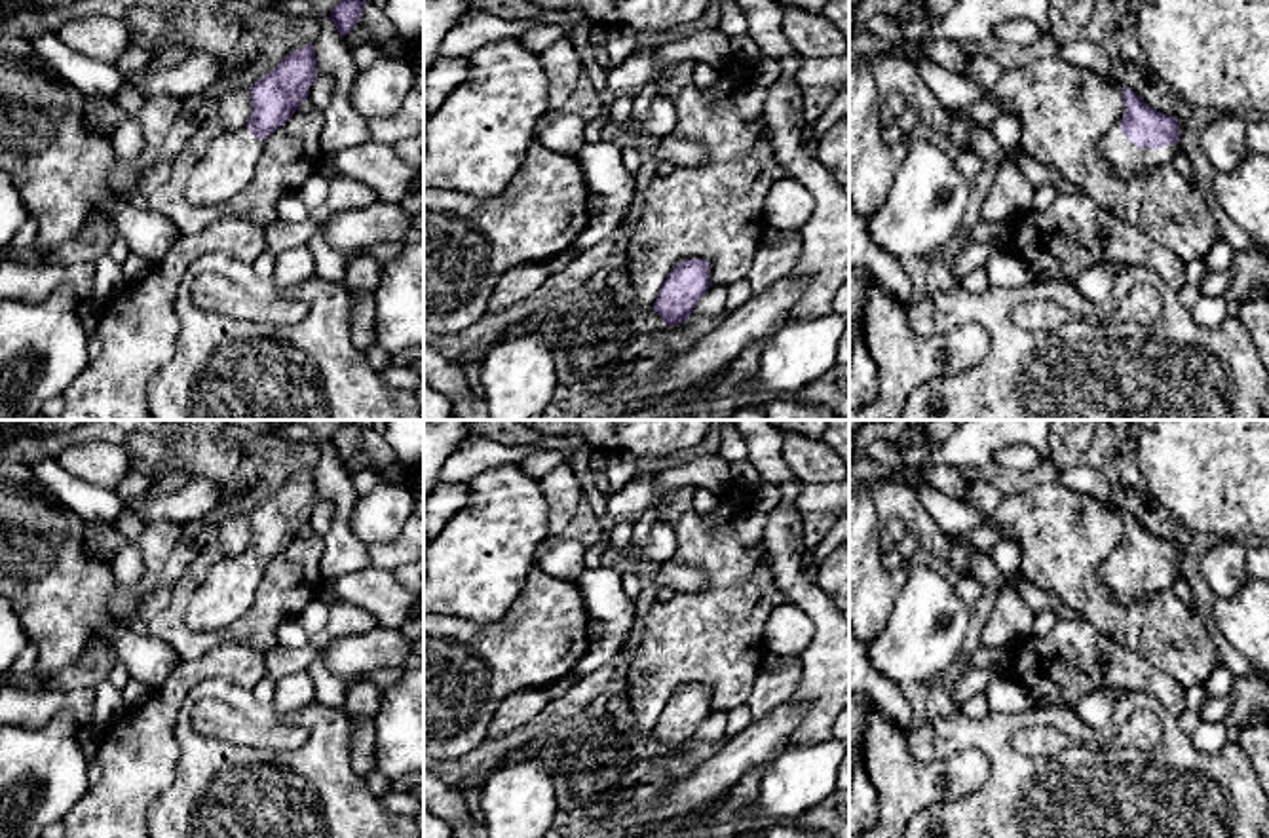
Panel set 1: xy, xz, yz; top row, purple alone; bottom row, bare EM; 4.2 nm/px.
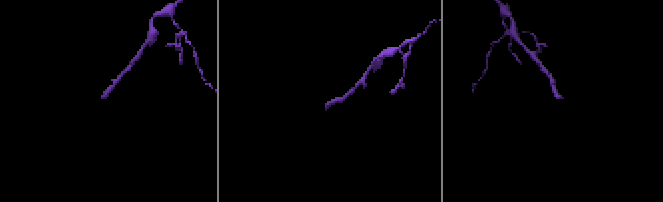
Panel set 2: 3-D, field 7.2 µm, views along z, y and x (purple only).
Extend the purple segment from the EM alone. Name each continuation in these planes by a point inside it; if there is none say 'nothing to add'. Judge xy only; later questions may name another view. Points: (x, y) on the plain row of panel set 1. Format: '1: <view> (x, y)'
1: xy (228, 591)

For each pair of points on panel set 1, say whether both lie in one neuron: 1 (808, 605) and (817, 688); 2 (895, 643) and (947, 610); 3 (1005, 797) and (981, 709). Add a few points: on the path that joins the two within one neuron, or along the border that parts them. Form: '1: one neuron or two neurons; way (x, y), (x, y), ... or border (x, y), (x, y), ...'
1: one neuron; way (825, 626), (825, 667)
2: one neuron; way (909, 643), (933, 620)
3: two neurons; border (958, 707), (971, 717), (990, 715)

